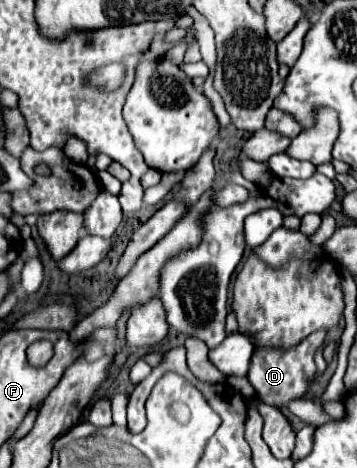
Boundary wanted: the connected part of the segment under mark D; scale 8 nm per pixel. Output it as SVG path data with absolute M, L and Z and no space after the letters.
M326 331L312 333L306 337L300 345L292 349L256 349L248 373L248 381L256 389L256 395L260 397L262 403L274 405L278 409L286 409L286 405L292 399L302 399L306 391L310 389L312 381L316 379L316 365L314 365L314 353L316 349L324 343Z

